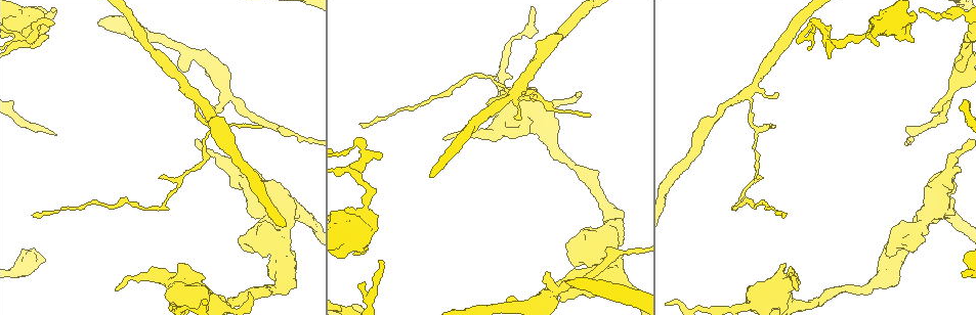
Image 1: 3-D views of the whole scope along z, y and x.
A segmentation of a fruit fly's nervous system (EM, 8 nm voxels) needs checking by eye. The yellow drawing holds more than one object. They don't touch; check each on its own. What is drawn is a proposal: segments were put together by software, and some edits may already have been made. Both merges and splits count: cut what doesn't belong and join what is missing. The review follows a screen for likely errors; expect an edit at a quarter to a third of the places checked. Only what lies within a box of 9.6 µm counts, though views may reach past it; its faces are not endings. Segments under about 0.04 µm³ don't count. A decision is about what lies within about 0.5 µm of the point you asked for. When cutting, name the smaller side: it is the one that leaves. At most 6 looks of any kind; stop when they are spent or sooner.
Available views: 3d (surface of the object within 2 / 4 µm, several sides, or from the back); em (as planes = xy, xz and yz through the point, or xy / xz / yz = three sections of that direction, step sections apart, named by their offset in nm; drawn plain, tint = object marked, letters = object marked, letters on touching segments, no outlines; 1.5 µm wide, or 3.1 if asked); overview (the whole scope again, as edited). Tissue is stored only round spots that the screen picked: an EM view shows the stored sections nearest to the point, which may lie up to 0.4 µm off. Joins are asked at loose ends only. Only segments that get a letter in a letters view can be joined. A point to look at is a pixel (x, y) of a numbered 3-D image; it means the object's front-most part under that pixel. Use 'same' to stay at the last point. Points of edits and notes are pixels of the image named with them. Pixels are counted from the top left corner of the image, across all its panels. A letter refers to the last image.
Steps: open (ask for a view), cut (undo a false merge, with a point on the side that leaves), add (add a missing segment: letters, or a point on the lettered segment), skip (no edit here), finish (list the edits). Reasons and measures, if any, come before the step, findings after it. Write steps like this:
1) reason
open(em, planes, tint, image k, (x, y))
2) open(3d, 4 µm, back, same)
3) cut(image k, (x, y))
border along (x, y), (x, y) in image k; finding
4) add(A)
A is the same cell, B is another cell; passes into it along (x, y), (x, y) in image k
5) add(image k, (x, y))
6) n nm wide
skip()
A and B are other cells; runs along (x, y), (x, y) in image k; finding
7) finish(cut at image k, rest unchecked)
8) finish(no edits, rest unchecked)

branch stops here
open(3d, 2 µm, image 1, (577, 93))

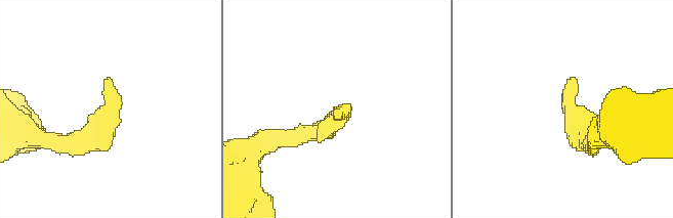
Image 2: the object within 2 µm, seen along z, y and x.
now the EM
open(em, xy, step 8, letters, image 2, (334, 107))

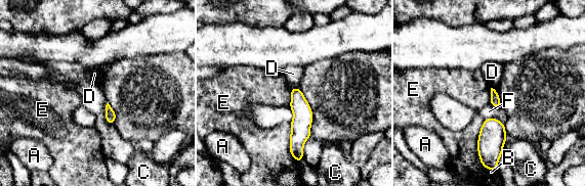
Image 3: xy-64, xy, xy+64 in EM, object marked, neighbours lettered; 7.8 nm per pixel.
skip()
A, B, C, D, E and F are other cells; border along (485, 120), (477, 154), (490, 170) in image 3; no lettered segment goes on from it

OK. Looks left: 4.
an open end
open(em, xy, step 8, letters, image 1, (508, 126))

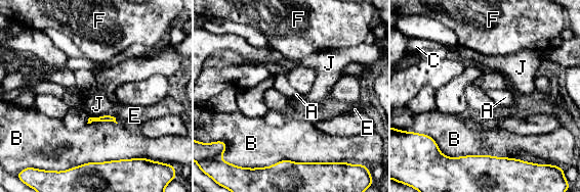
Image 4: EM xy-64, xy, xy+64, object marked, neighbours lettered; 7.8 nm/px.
another direction
open(em, planes, letters, same)

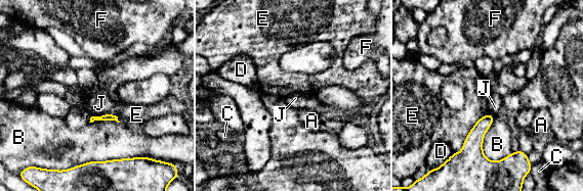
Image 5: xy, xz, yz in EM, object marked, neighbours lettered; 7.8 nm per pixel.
B touches over 900 nm
skip()
A, B, C, D, E, F and J are other cells; border along (156, 159), (134, 156), (43, 169) in image 5; none of them fits

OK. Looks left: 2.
branch stops here
open(em, planes, plain, image 1, (218, 111))

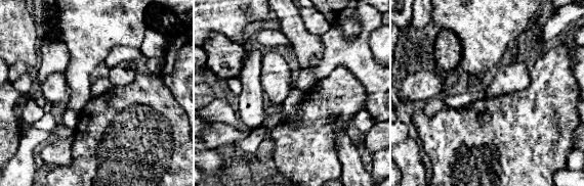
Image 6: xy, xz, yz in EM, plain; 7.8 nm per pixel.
what lies round it
open(em, planes, letters, same)

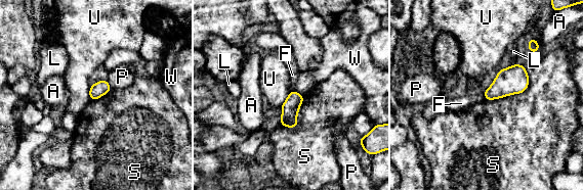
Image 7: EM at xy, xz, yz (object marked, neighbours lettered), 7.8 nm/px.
skip()
A, F, L, P, S, U and W are other cells; no lettered segment goes on from it

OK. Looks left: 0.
finish(no edits, rest unchecked)

